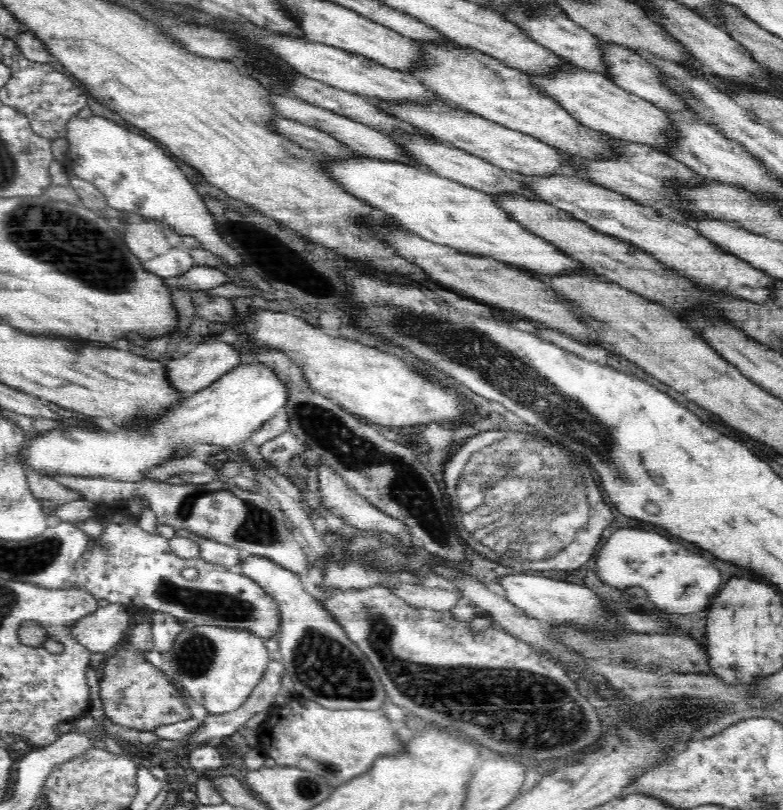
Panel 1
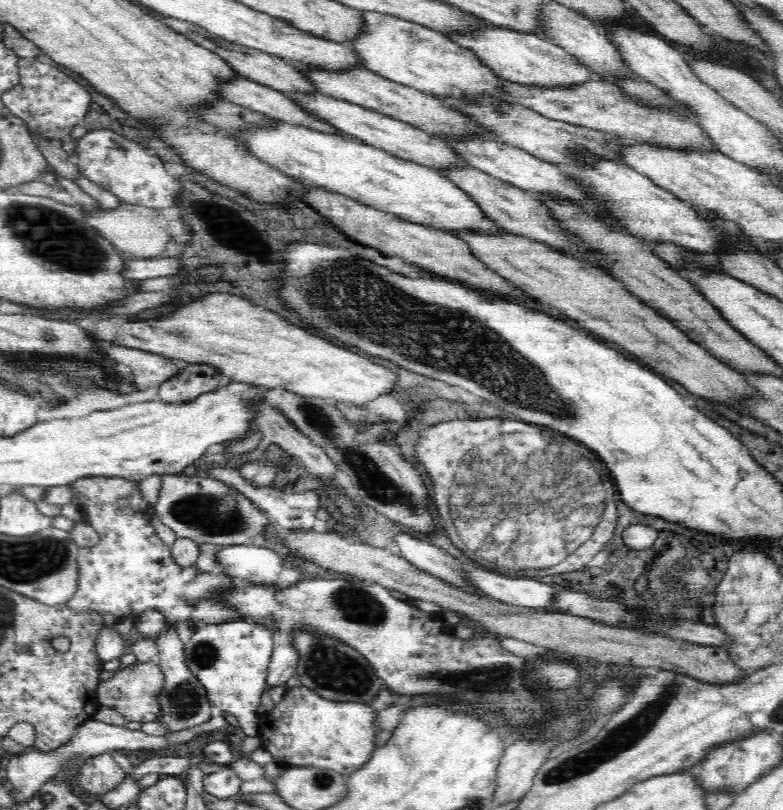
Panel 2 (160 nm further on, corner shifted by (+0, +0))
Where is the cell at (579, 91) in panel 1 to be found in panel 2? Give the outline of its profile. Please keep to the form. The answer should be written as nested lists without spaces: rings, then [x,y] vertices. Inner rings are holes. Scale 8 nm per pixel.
[[[487,23],[487,26],[474,36],[455,36],[450,33],[446,35],[462,47],[470,47],[476,51],[482,63],[488,64],[507,82],[552,88],[551,86],[558,85],[579,85],[596,79],[592,76],[592,69],[580,63],[576,56],[536,33],[522,33]]]

